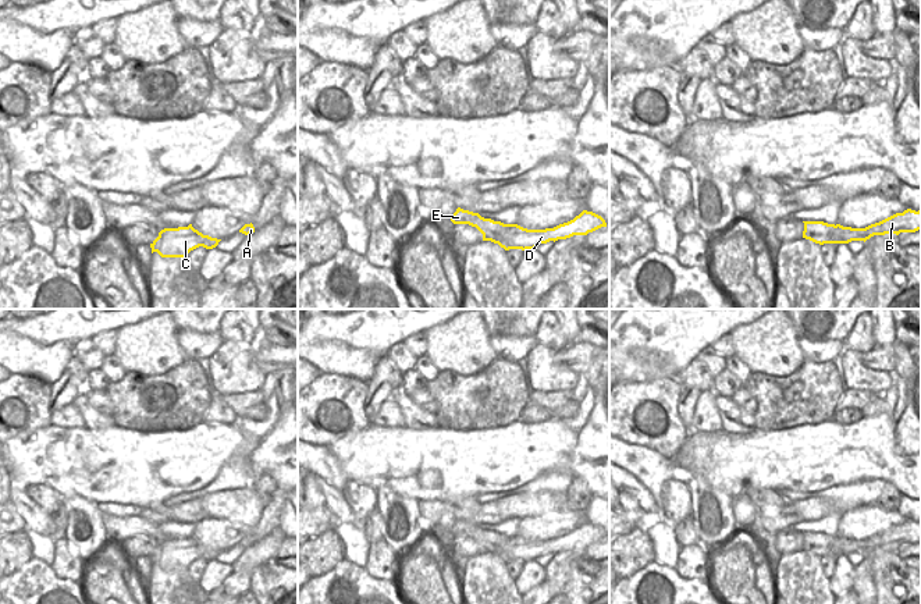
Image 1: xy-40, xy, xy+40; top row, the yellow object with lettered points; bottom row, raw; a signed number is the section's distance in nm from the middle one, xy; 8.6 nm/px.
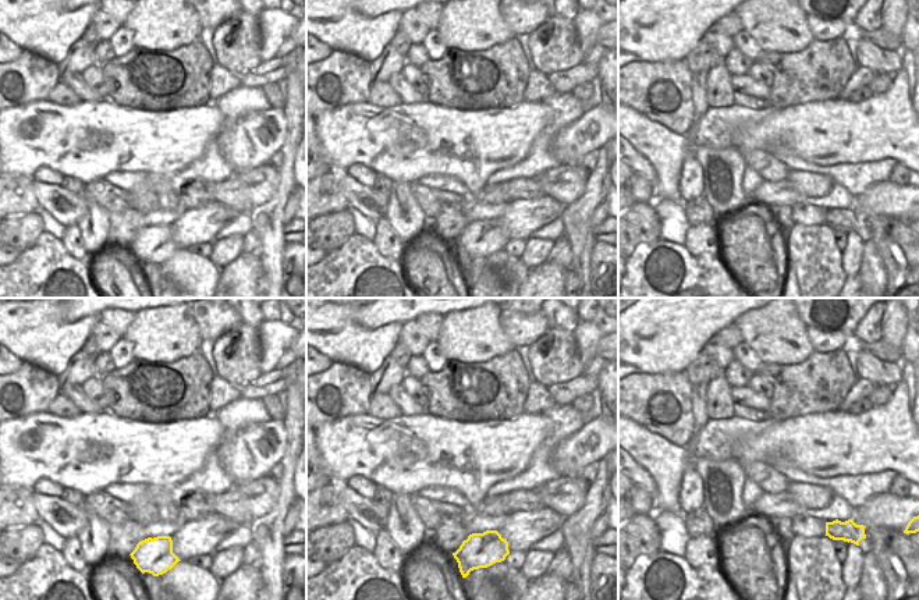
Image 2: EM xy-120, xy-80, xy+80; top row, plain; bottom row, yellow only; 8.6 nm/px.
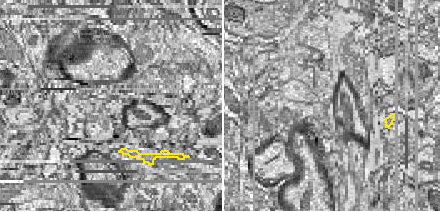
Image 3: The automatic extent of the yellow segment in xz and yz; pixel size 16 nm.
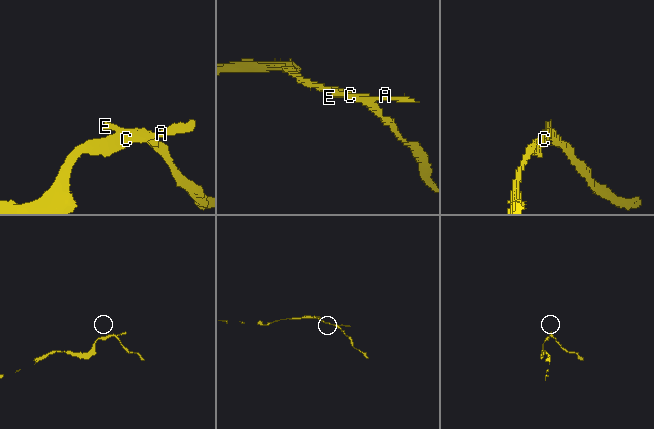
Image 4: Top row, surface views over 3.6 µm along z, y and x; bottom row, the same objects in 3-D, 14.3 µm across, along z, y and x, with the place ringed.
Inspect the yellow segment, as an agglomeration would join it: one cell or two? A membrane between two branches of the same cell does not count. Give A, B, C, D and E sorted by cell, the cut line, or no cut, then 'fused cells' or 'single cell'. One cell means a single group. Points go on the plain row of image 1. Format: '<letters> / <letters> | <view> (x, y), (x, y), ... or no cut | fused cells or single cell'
A B C D / E | xy+40 (836, 537), (829, 546), (813, 546), (806, 550) | fused cells

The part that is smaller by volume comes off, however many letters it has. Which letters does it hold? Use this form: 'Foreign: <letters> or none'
Foreign: E

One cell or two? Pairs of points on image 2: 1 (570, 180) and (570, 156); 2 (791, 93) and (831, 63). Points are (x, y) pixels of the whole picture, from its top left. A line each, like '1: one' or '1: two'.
1: two
2: one

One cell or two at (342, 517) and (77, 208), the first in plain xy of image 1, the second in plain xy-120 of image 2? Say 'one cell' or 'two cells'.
one cell

